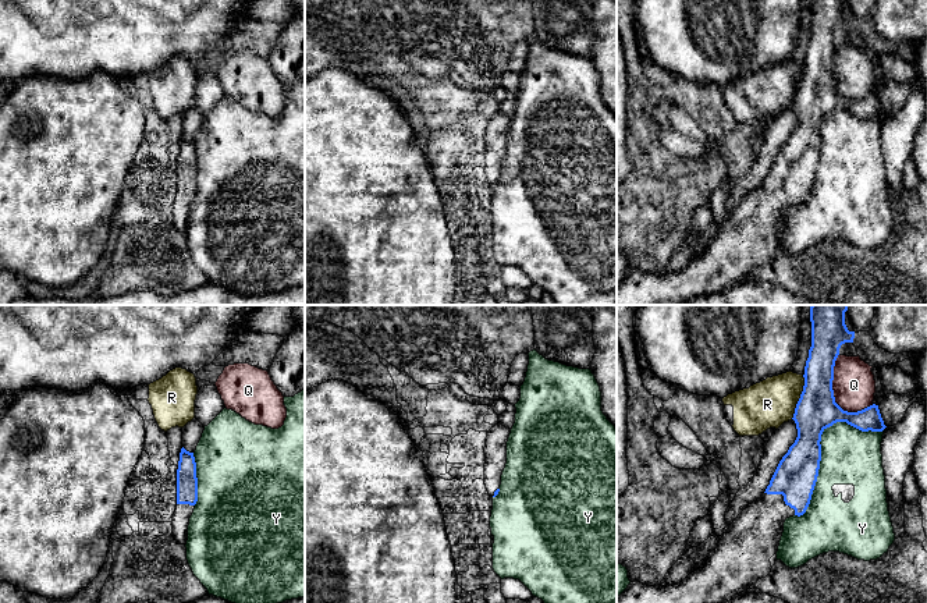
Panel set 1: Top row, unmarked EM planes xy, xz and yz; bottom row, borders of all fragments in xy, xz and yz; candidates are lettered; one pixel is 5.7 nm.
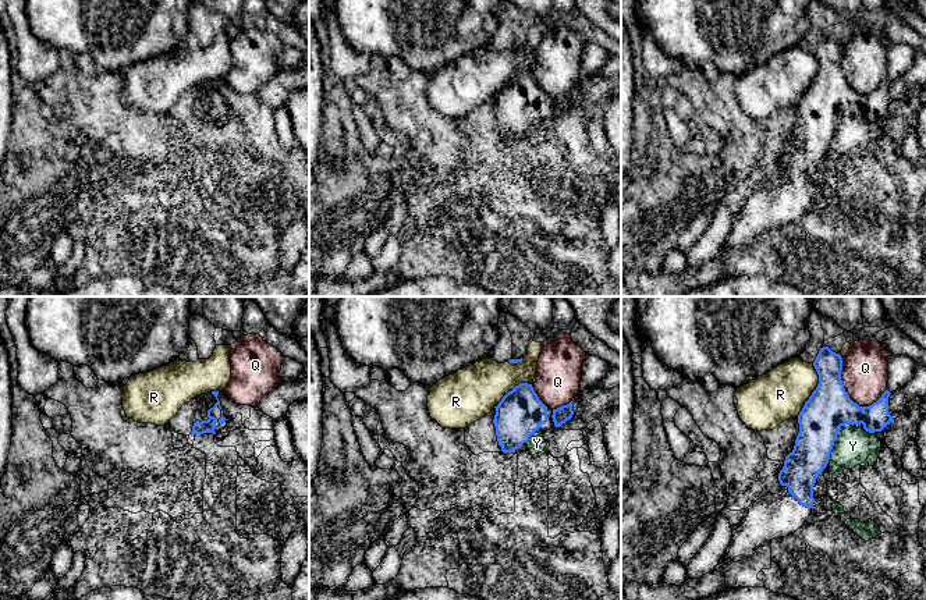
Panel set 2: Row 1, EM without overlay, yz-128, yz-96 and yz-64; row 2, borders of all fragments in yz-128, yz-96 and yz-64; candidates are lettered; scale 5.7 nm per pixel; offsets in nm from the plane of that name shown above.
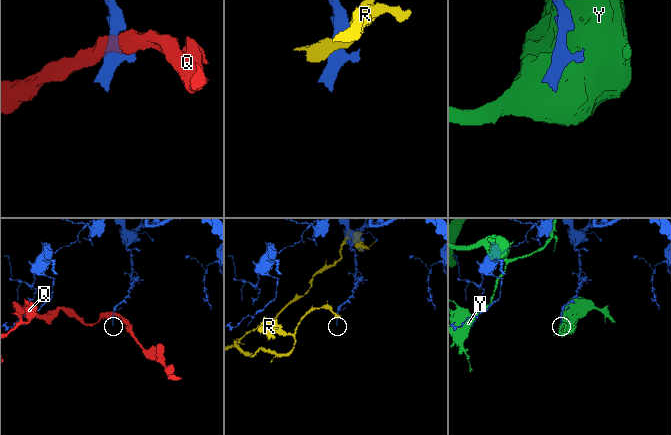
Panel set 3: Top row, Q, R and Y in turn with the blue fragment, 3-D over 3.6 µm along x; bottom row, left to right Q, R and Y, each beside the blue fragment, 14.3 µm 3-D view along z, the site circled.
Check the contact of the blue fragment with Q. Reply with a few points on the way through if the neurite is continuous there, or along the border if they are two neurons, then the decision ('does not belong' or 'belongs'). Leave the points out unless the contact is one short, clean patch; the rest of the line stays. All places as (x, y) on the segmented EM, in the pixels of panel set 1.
does not belong

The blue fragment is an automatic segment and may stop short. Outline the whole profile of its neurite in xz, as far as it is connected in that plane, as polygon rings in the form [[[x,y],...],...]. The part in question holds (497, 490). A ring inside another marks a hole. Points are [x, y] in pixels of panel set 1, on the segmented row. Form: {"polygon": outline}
{"polygon": [[[500,422],[491,428],[486,437],[484,485],[491,497],[500,492],[501,475],[507,464],[507,441],[511,429]]]}

